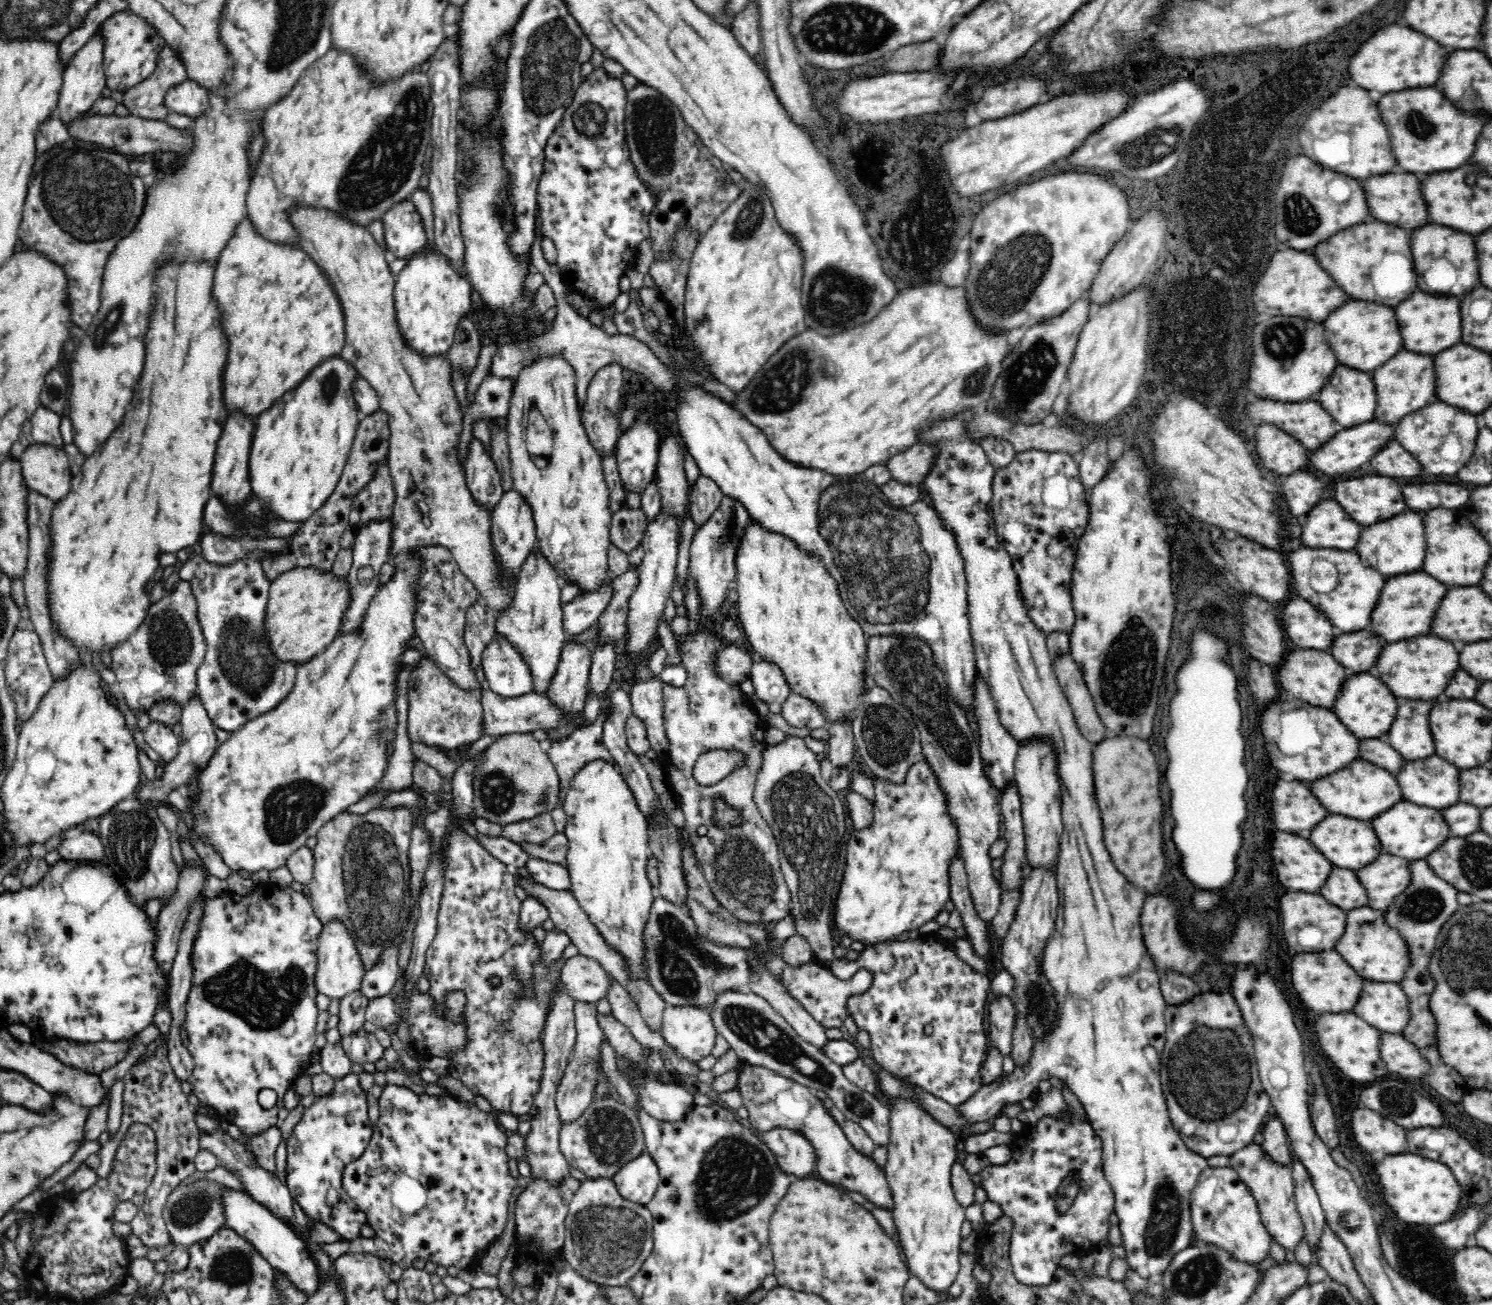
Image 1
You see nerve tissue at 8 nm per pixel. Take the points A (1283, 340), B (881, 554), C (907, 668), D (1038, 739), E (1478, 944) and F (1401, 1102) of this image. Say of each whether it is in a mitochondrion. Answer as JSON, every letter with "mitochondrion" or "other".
{"A":"mitochondrion","B":"mitochondrion","C":"mitochondrion","D":"other","E":"mitochondrion","F":"mitochondrion"}

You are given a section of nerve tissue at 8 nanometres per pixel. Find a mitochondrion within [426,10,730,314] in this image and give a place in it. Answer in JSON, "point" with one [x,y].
{"point":[548,71]}

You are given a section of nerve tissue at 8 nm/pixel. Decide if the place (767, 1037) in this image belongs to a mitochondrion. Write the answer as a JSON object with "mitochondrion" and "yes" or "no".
{"mitochondrion":"yes"}

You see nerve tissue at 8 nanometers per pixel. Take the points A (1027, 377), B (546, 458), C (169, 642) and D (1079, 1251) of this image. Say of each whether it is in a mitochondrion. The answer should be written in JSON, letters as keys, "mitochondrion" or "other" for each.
{"A":"mitochondrion","B":"other","C":"mitochondrion","D":"other"}

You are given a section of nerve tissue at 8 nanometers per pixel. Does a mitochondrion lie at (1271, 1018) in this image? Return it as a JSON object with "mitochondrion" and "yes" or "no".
{"mitochondrion":"no"}

